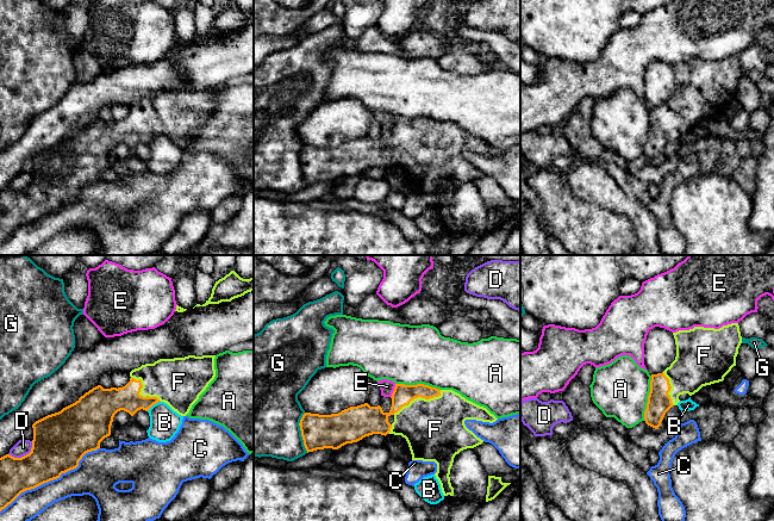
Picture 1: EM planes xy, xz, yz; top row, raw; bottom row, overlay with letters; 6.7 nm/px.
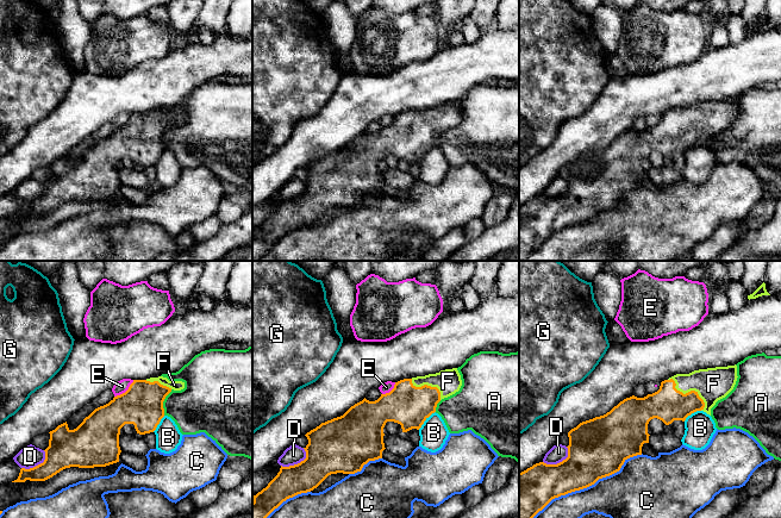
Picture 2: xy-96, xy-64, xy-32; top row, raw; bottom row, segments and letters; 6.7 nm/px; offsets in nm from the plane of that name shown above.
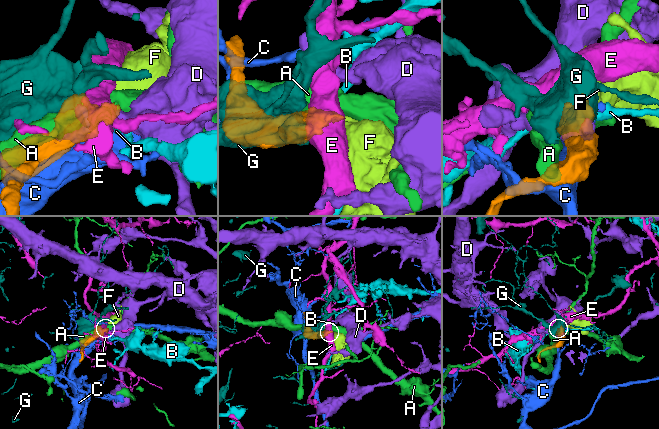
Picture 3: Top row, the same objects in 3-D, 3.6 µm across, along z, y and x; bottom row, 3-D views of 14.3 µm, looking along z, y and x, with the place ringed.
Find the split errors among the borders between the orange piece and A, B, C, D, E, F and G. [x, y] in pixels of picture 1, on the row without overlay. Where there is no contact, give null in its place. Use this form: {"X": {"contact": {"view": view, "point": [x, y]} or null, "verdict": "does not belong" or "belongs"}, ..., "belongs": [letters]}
{"A": {"contact": {"view": "xz", "point": [418, 117]}, "verdict": "does not belong"}, "B": {"contact": {"view": "xy", "point": [153, 137]}, "verdict": "does not belong"}, "C": {"contact": {"view": "xy", "point": [51, 212]}, "verdict": "does not belong"}, "D": {"contact": {"view": "xy", "point": [24, 188]}, "verdict": "does not belong"}, "E": {"contact": {"view": "xz", "point": [393, 124]}, "verdict": "does not belong"}, "F": {"contact": {"view": "xz", "point": [418, 129]}, "verdict": "belongs"}, "G": {"contact": {"view": "xz", "point": [301, 166]}, "verdict": "does not belong"}, "belongs": ["F"]}

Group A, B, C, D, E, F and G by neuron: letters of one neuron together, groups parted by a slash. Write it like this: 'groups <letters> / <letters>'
groups A / B / C / D / E / F / G

